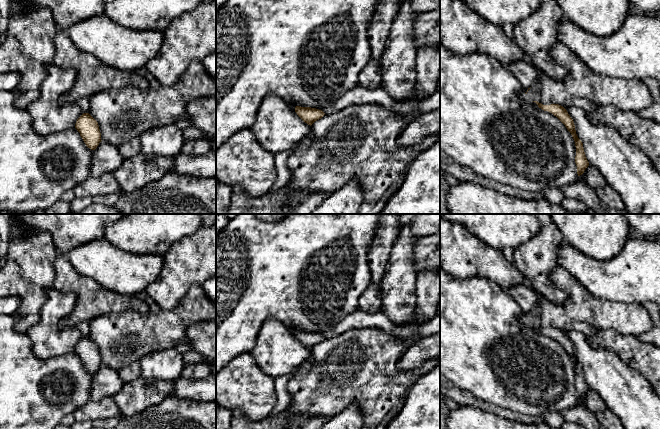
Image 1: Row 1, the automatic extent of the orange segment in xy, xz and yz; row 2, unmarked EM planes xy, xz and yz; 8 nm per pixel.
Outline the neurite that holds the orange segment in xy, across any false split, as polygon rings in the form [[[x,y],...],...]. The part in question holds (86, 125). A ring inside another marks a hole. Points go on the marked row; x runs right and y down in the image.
[[[83,113],[77,119],[75,128],[91,150],[95,150],[102,141],[98,122],[89,113]]]

